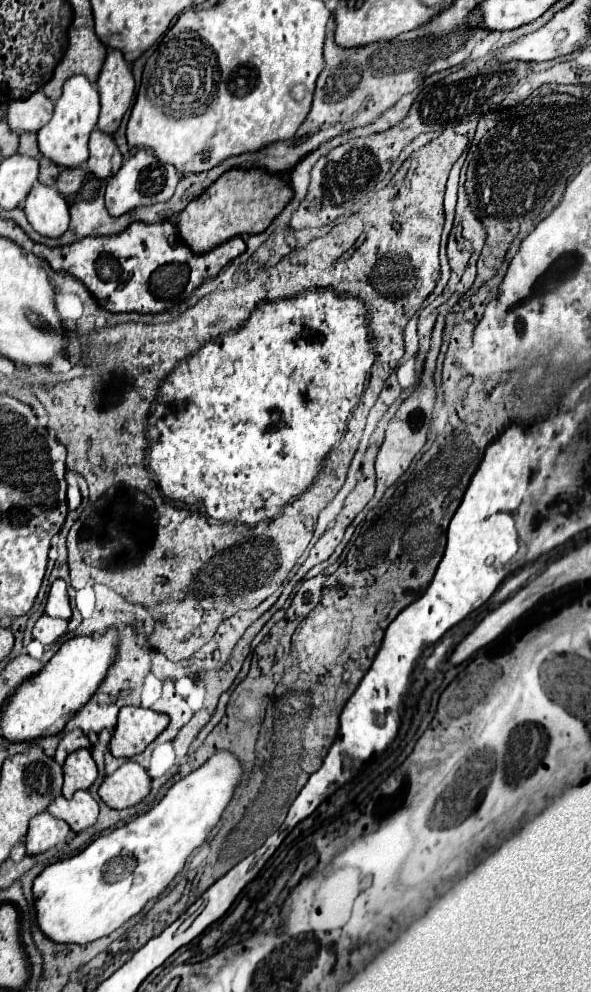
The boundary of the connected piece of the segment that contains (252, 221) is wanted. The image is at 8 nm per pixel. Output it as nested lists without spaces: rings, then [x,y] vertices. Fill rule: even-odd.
[[[260,168],[252,170],[228,170],[220,176],[202,196],[192,200],[174,220],[182,240],[190,246],[192,252],[204,254],[230,238],[244,234],[264,232],[270,222],[282,212],[290,202],[292,188],[288,180],[278,174],[266,174]]]

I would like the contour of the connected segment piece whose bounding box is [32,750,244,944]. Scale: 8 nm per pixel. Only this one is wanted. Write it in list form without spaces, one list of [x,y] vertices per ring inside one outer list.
[[[218,750],[206,764],[178,780],[150,812],[98,836],[80,854],[44,868],[32,886],[38,896],[36,914],[42,932],[54,942],[88,944],[134,918],[172,884],[184,870],[188,856],[206,842],[242,776],[244,768],[238,756],[230,750]]]

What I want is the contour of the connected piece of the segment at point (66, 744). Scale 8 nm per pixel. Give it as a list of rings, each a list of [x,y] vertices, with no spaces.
[[[76,728],[76,730],[72,730],[72,732],[66,732],[66,734],[64,734],[64,738],[62,738],[62,740],[60,740],[60,744],[58,744],[58,750],[56,750],[54,760],[56,760],[58,764],[64,764],[66,756],[68,756],[70,752],[80,750],[80,748],[90,748],[90,742],[88,742],[86,734],[84,734],[84,732],[80,732],[80,730]]]

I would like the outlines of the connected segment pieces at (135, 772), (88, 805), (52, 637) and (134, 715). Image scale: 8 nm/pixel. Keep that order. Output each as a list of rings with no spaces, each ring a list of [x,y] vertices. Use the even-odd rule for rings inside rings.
[[[126,760],[114,774],[106,776],[98,788],[100,798],[116,810],[140,804],[150,794],[148,772],[132,760]]]
[[[78,790],[72,800],[66,800],[62,796],[58,796],[50,806],[48,812],[54,818],[64,820],[66,824],[70,824],[72,832],[82,832],[88,826],[92,826],[98,818],[98,802],[90,796],[90,792],[86,790]]]
[[[40,616],[40,620],[34,624],[34,638],[40,640],[42,644],[52,644],[56,642],[68,628],[68,622],[66,620],[60,620],[60,618],[52,618],[52,616]]]
[[[134,706],[122,708],[110,740],[110,752],[116,758],[132,758],[142,754],[146,746],[168,726],[168,722],[168,716],[154,710]]]

